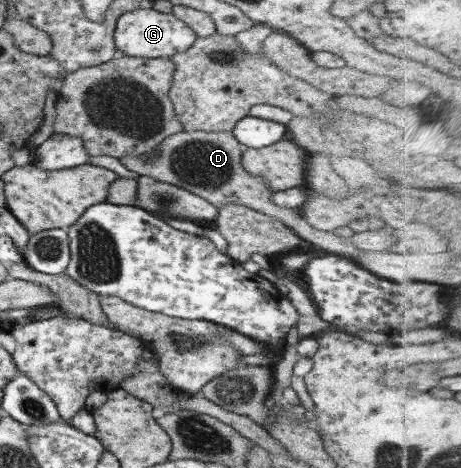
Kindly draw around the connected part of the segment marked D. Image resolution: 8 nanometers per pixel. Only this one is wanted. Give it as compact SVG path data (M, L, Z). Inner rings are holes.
M184 131L165 137L158 145L146 153L137 156L120 157L119 162L138 176L152 177L155 180L180 186L182 189L204 198L217 209L224 204L244 205L259 213L278 219L295 235L312 247L319 248L347 259L354 259L361 255L347 238L337 237L332 232L323 232L307 225L301 218L298 209L278 207L272 203L272 191L266 187L262 177L250 175L242 167L242 152L247 147L238 143L228 131L204 132Z

